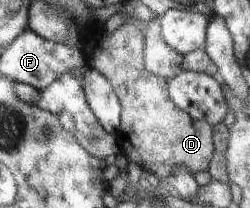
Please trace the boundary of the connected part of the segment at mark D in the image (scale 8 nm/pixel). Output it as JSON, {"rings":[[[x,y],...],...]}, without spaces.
{"rings":[[[124,22],[114,31],[114,49],[87,55],[87,66],[108,78],[120,100],[121,122],[114,135],[121,154],[143,169],[152,170],[154,165],[188,165],[201,178],[208,171],[214,153],[213,127],[192,119],[172,103],[168,81],[145,68],[144,51],[145,35],[138,27]]]}

